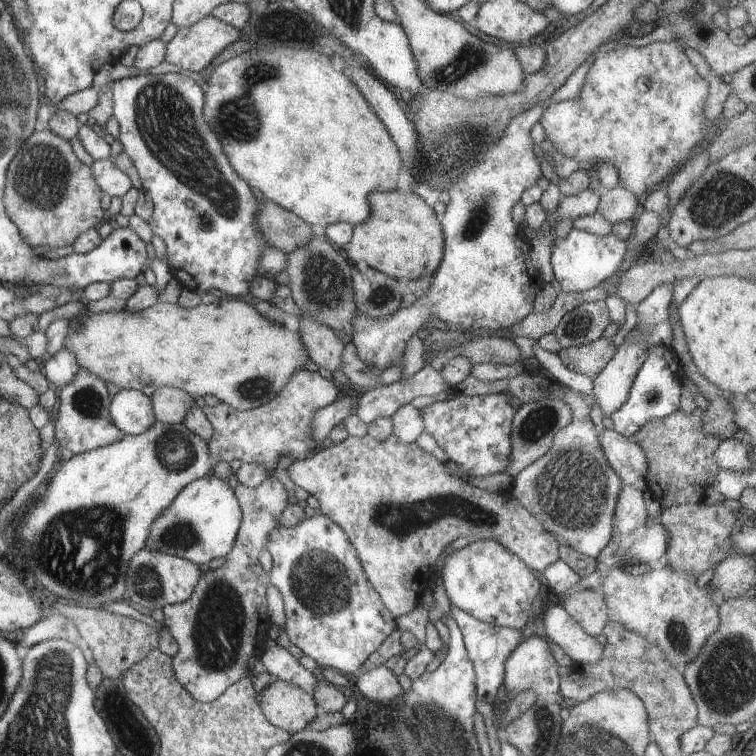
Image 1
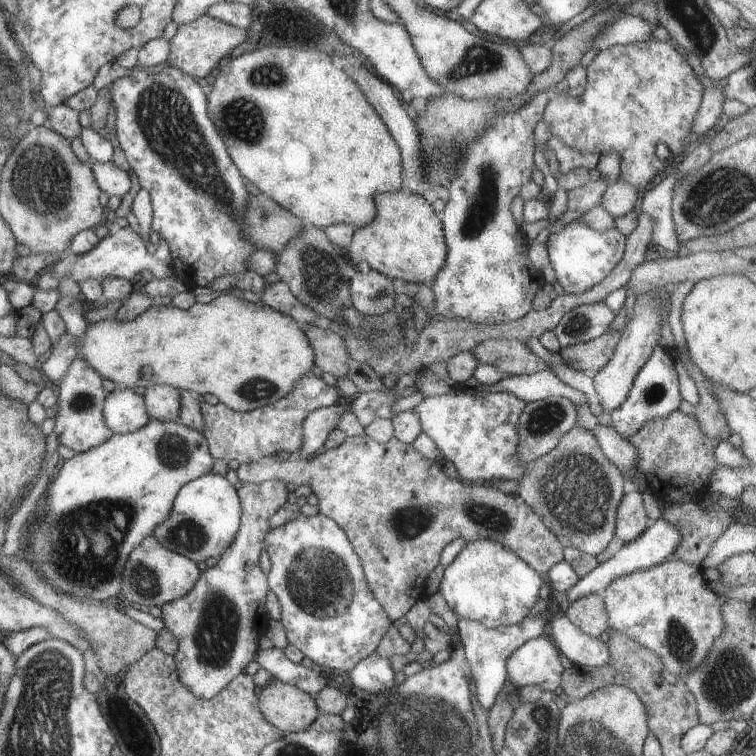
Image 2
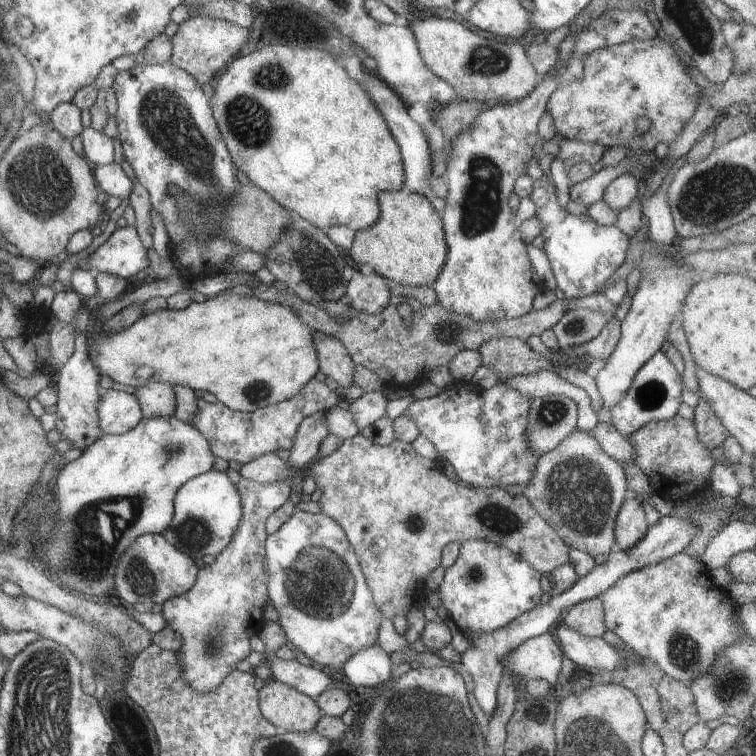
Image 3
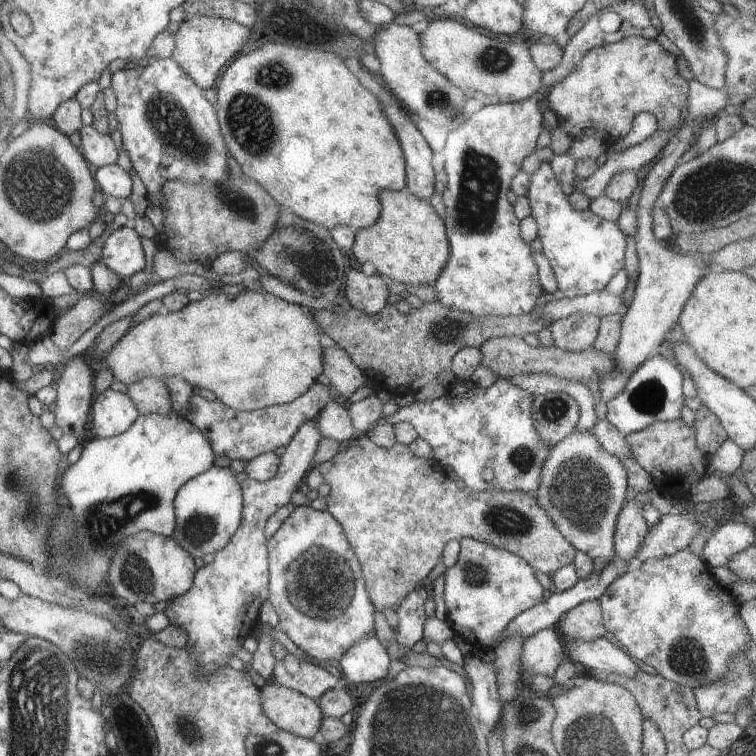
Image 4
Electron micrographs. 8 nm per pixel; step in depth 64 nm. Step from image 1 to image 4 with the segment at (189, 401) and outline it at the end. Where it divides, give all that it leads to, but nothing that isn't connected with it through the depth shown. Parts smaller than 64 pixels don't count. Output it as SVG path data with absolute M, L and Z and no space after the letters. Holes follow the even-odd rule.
M141 378L127 386L131 402L135 402L139 414L145 416L167 416L173 410L173 400L167 384L157 378Z

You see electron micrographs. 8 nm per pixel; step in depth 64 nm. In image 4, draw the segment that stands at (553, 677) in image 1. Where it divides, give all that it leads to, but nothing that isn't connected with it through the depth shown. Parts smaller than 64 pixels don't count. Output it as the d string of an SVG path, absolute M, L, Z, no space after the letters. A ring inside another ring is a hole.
M547 628L523 642L523 650L519 656L521 662L521 674L529 680L535 674L553 678L555 668L559 662L567 658L565 644L557 628Z

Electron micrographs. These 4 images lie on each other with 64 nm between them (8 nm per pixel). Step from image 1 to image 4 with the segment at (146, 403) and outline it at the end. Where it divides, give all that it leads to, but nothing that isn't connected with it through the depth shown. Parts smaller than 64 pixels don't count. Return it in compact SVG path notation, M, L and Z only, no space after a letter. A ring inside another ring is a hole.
M103 390L101 394L95 394L91 406L91 434L93 438L113 438L129 430L139 416L129 394Z

